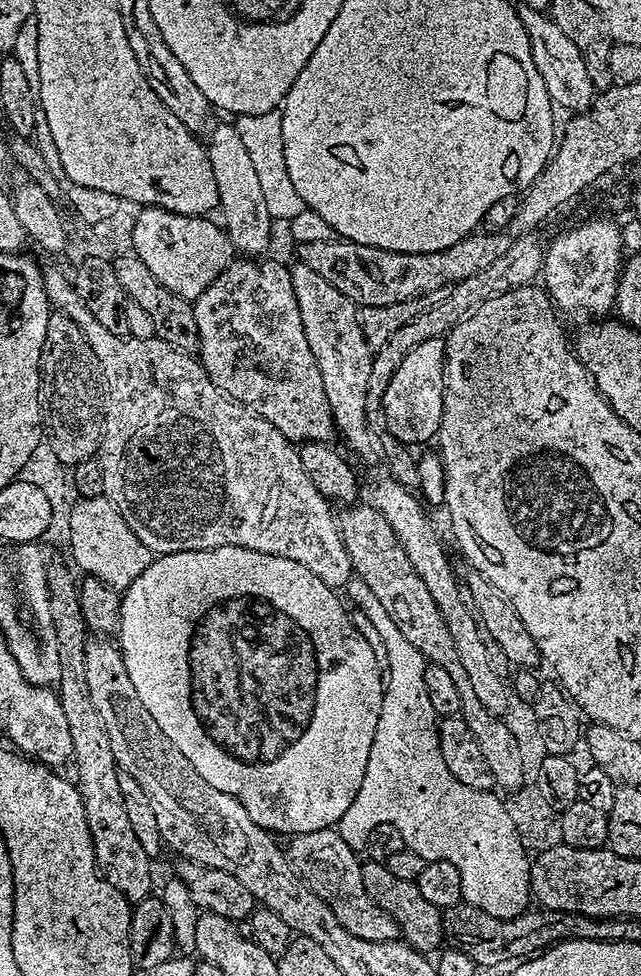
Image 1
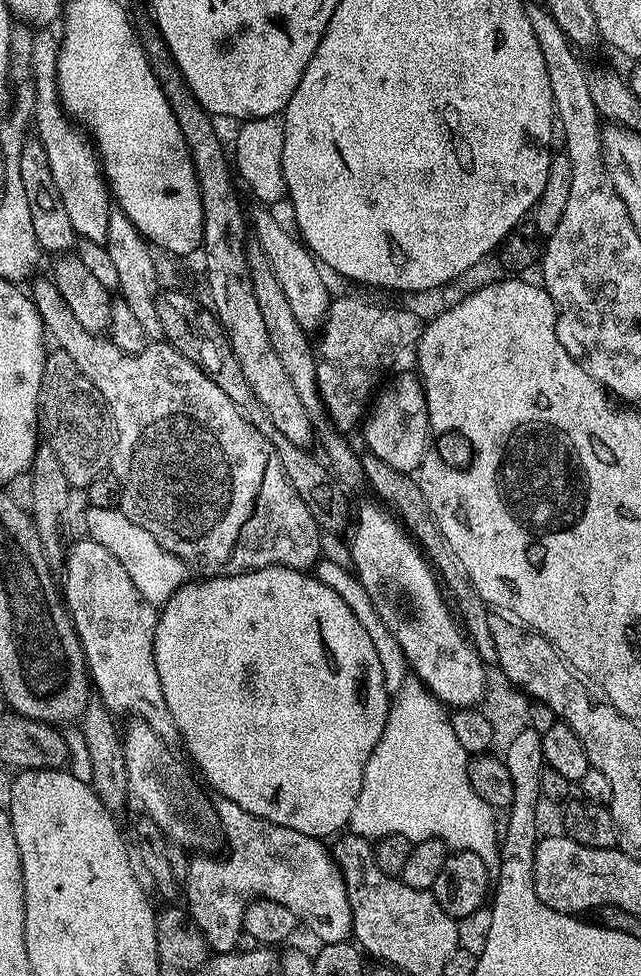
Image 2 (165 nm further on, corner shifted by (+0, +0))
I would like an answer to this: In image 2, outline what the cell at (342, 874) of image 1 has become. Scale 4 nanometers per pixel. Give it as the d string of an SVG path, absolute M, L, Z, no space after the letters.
M301 834L296 836L296 888L264 888L266 900L273 900L286 910L294 910L297 921L320 939L321 945L337 944L353 935L350 902L346 882L329 845L323 839Z

